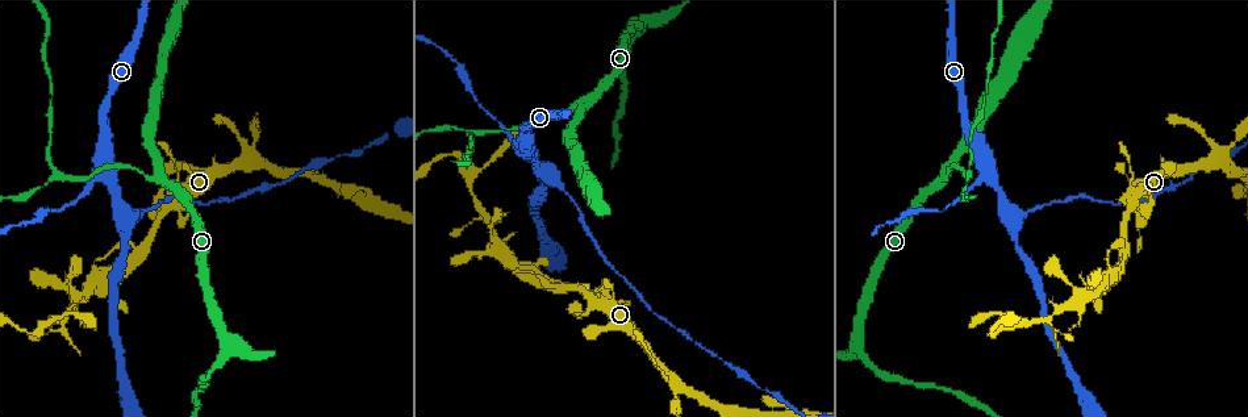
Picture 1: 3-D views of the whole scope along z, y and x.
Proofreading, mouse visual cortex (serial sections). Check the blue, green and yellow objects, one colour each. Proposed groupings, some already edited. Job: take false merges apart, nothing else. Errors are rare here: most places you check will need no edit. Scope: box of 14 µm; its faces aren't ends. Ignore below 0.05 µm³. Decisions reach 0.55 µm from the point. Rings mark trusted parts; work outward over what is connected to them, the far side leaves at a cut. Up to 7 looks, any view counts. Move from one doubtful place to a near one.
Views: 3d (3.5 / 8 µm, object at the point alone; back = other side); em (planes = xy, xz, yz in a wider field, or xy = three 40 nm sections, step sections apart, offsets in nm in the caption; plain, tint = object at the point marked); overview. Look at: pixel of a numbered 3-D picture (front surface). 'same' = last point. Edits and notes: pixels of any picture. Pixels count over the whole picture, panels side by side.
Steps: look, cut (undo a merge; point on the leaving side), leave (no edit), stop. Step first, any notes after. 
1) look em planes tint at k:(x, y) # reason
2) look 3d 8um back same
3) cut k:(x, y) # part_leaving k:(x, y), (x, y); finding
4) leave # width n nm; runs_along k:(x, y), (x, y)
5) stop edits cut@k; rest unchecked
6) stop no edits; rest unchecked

look 3d 8um back at 1:(581, 105) # three-way junction

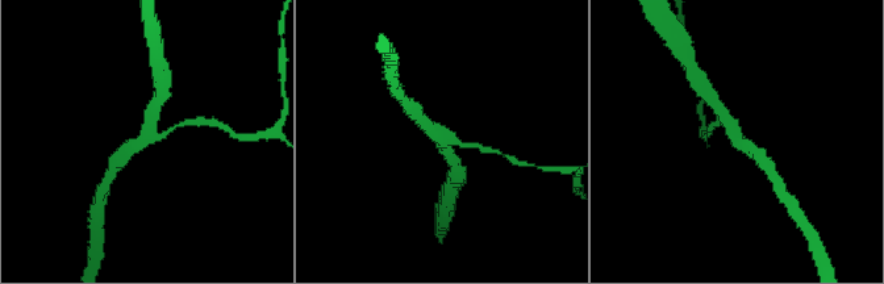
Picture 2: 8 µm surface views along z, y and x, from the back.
look em xy step 1 tint at 2:(149, 136)

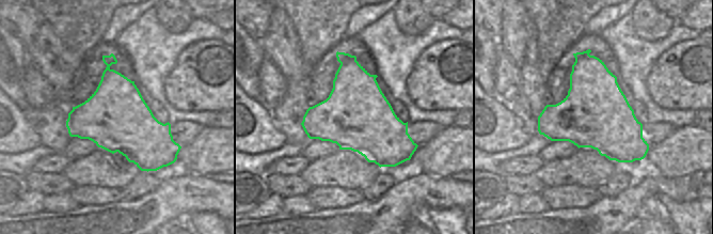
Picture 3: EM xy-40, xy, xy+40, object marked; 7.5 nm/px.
leave # arms 3; runs_along 2:(757, 154), (737, 141), (714, 103); all the same cell

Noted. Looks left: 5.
look 3d 3.5um at 1:(481, 133) # three arms meet

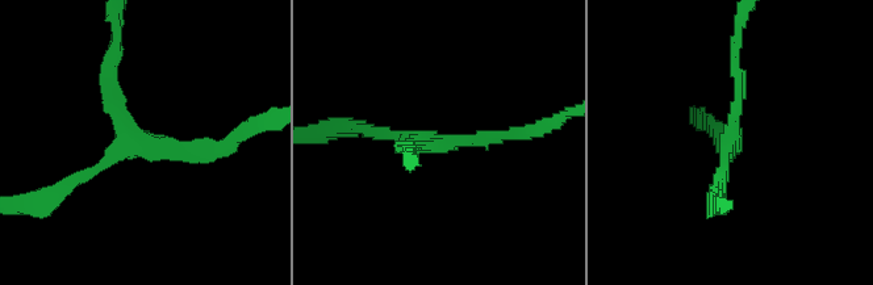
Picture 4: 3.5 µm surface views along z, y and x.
look em xy step 5 tint at 4:(140, 141)

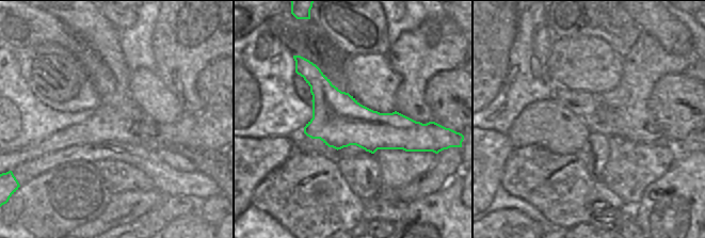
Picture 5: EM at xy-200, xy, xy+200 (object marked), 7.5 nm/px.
look em planes tint same # another direction

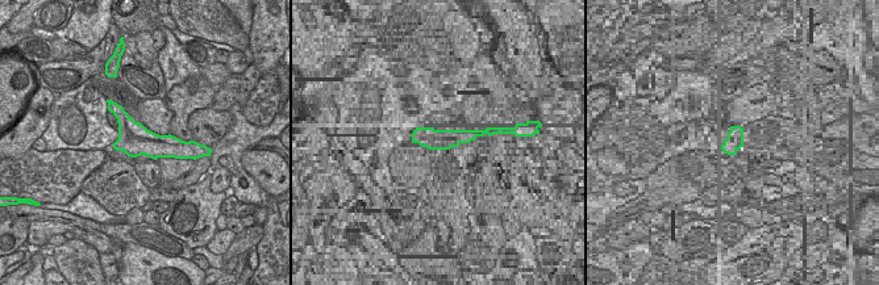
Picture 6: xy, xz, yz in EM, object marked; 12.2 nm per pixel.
leave # arm_widths 150, 150, 150 nm; runs_along 4:(224, 145), (142, 145), (111, 65); all the same cell

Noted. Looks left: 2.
look 3d 3.5um at 1:(1034, 210) # sudden change in width

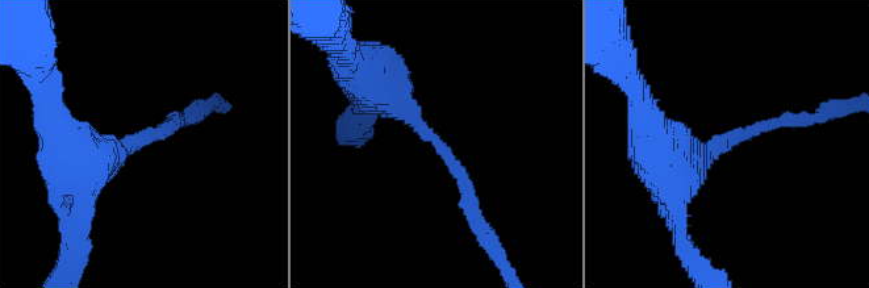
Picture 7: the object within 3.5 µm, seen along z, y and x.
look em xy step 1 tint at 7:(149, 139)

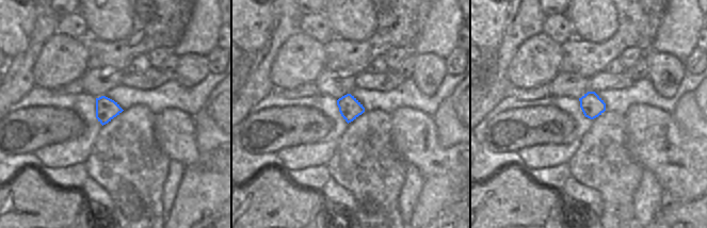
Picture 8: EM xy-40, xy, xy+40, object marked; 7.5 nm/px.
leave # arm_widths 200, 400 nm; continuous, no second cell

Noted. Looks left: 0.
stop no edits; rest unchecked

